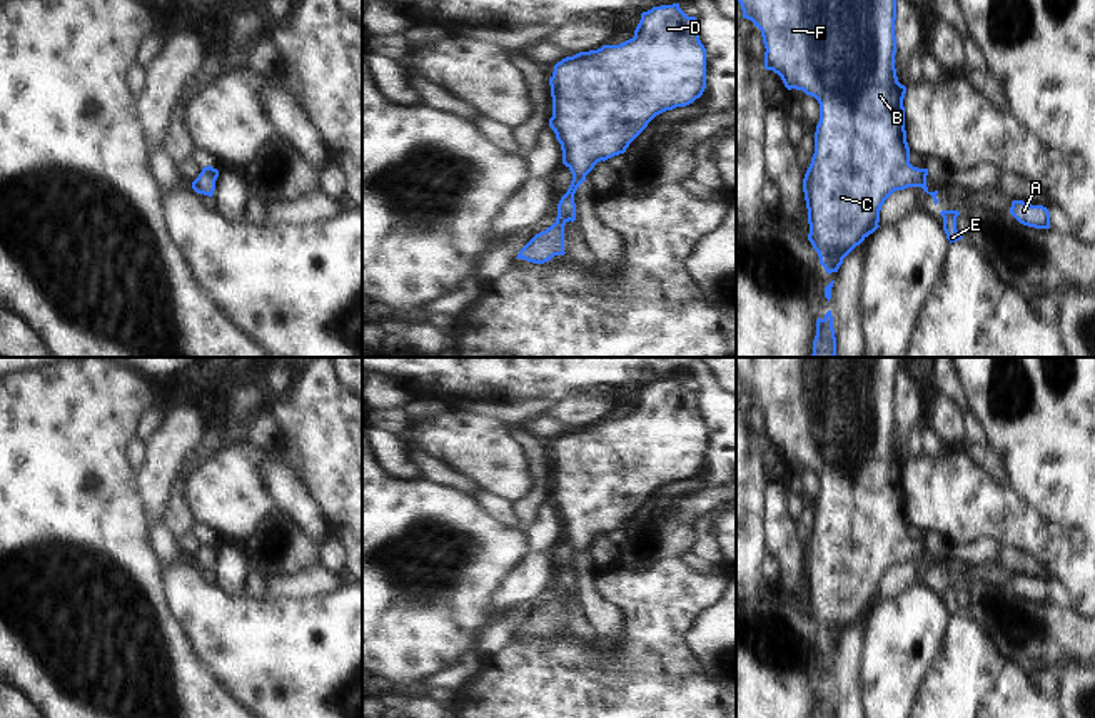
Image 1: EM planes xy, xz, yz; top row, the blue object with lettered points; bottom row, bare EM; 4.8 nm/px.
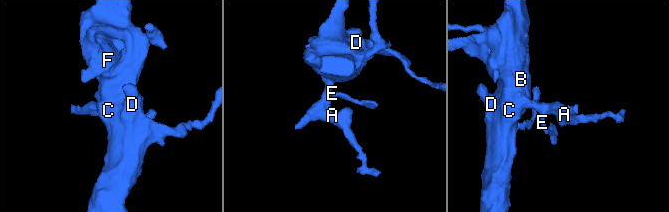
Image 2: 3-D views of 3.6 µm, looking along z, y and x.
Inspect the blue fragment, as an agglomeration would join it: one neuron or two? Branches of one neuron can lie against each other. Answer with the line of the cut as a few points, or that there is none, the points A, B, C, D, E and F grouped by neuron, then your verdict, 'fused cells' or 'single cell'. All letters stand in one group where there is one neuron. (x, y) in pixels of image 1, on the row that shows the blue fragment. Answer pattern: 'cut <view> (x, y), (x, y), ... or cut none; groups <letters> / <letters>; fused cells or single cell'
cut none; groups A B C D E F; single cell

